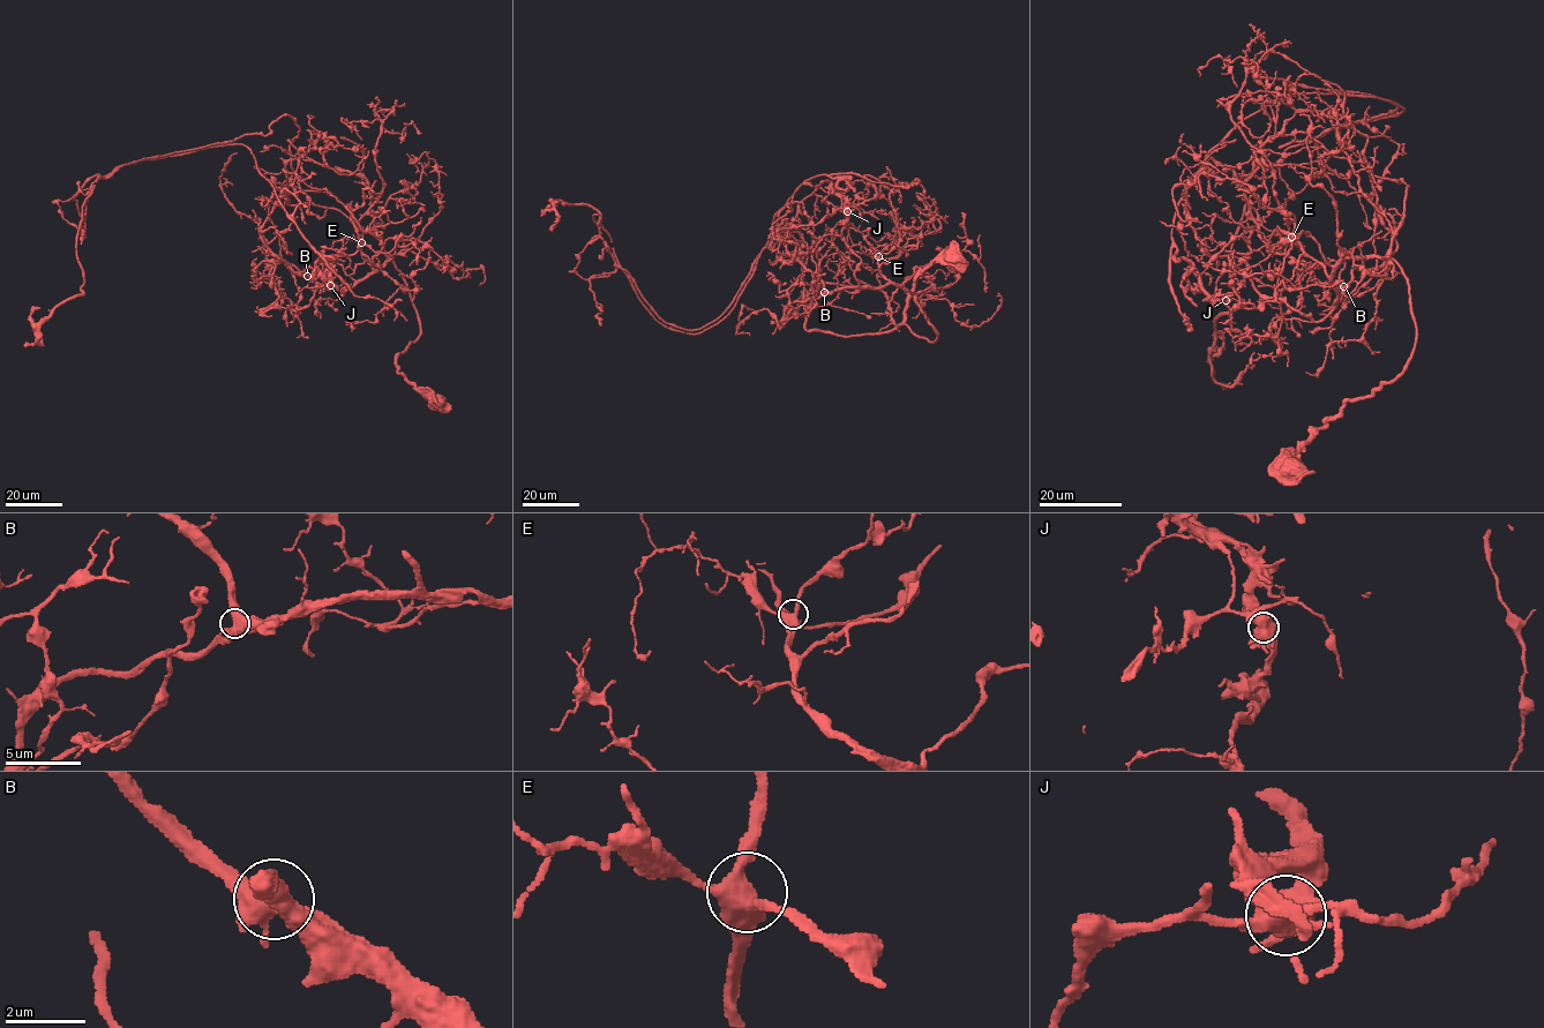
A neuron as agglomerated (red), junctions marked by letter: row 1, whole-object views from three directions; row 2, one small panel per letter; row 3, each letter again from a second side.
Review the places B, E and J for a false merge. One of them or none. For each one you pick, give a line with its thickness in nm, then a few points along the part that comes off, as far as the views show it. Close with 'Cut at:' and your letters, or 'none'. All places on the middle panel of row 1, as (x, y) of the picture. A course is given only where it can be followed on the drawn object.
J: calibre 650 nm; course (847, 211), (849, 177), (802, 184), (695, 334), (644, 305), (589, 205), (556, 201), (552, 231)
Cut at: J

